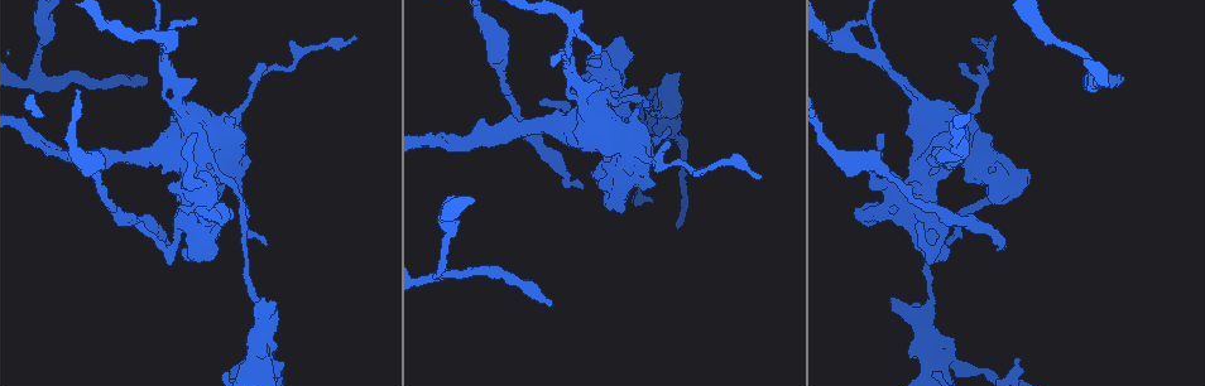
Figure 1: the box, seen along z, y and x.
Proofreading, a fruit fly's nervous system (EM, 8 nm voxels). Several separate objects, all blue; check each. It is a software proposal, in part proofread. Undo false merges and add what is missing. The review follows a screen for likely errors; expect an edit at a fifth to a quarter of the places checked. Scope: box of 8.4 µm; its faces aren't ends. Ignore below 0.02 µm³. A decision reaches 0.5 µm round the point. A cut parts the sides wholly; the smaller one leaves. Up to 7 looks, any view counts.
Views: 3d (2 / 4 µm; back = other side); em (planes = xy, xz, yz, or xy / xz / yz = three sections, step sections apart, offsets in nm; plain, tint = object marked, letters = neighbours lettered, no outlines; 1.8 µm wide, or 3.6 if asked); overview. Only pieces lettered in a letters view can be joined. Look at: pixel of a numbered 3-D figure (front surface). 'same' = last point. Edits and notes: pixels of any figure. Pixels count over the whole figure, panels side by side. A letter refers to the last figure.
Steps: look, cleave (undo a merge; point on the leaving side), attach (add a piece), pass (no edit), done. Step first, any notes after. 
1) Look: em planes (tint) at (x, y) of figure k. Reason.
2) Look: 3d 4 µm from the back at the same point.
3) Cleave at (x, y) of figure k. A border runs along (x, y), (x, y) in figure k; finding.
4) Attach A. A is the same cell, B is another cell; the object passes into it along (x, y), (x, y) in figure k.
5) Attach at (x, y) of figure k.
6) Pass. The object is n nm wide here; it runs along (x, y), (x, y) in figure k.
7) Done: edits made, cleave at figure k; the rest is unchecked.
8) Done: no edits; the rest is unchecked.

Look: 3d 2 µm at (568, 55) of figure 1. Three arms meet.

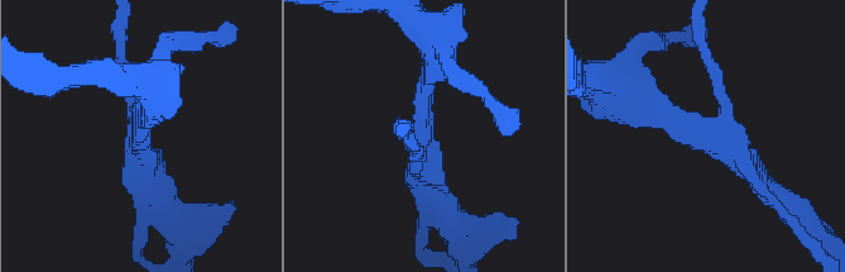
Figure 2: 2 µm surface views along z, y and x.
Look: em planes (tint) at (716, 141) of figure 2. 3 arms meet here; shape alone is not enough.

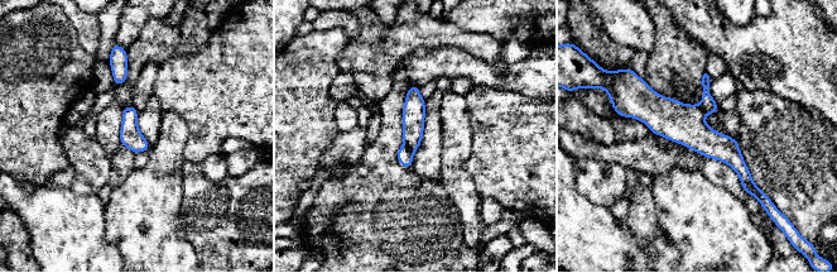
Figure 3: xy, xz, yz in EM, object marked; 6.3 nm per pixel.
Look: em planes (letters) at the same point. See the neighbours.

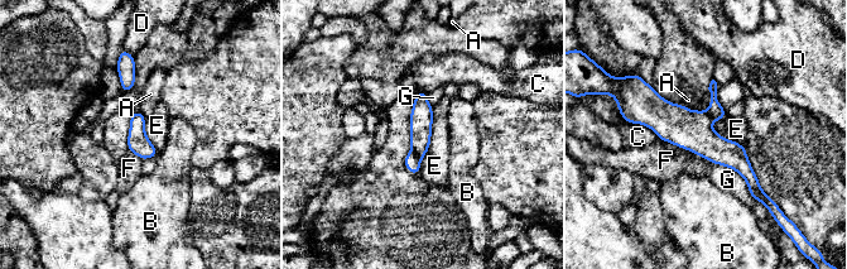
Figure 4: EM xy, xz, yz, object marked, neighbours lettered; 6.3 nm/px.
Cleave at (412, 162) of figure 4. A, B, C, D, E, F and G are other cells; a border runs along (412, 149), (420, 159) in figure 4; a second neuron is stuck on.

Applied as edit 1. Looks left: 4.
Look: overview.

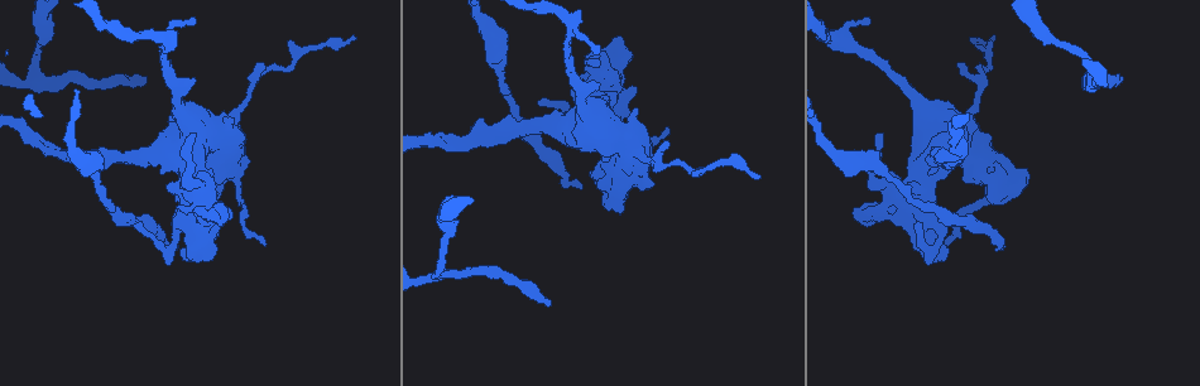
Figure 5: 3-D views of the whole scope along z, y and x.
Look: em 3.6 µm xy step 16 (tint) at (557, 125) of figure 5. Calibre changes.

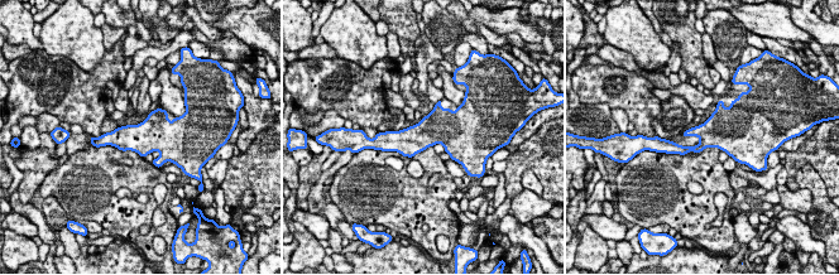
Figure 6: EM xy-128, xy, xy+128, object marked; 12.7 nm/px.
Look: em 3.6 µm planes (letters) at the same point.

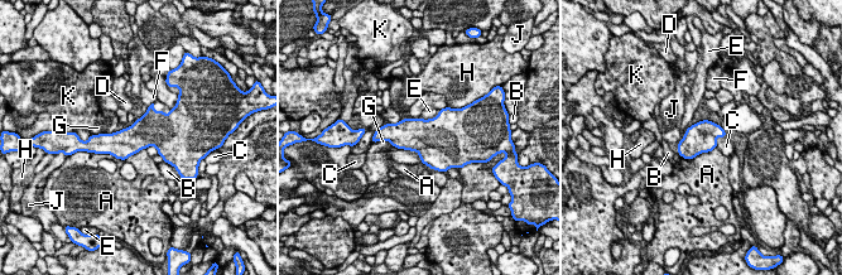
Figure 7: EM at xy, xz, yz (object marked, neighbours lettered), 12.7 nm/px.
Pass. A, B, C, D, E, F, G, H, J and K are other cells; a border runs along (393, 145), (414, 150), (422, 162) in figure 7; all the same neuron.

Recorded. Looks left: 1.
Done: edits made, cleave at figure 4; the rest is unchecked.

